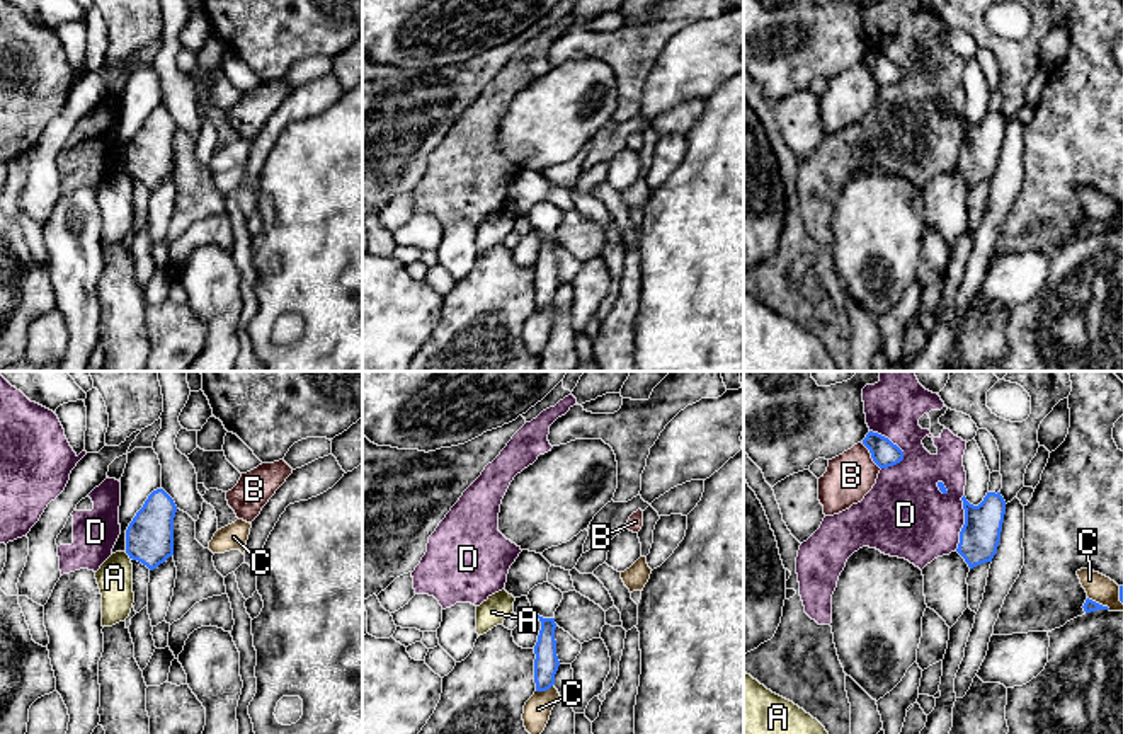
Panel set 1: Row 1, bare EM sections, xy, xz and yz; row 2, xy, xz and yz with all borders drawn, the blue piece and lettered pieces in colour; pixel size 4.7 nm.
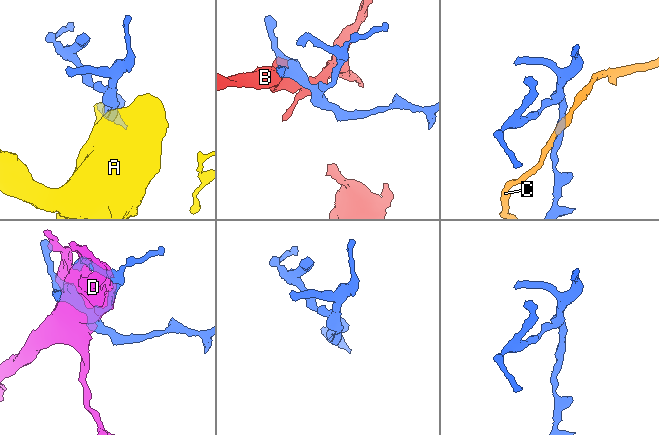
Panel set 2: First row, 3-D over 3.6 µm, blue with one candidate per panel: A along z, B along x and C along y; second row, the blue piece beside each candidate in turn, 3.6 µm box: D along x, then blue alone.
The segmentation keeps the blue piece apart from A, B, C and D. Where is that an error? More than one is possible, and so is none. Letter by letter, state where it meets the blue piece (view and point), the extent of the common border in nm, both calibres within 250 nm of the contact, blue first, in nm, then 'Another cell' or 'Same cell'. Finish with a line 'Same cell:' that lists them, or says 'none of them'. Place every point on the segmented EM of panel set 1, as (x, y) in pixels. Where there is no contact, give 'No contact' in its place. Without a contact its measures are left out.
A: Touches blue at xy (128, 554). Shared border 50 nm. Thickness 220 nm (blue) against 170 nm. Another cell
B: Touches blue at yz (872, 457). Shared border 160 nm. Thickness 120 nm (blue) against 220 nm. Another cell
C: Touches blue at xz (543, 690). Shared border 90 nm. Thickness 120 nm (blue) against 130 nm. Another cell
D: Touches blue at yz (889, 440). Shared border 220 nm. Thickness 120 nm (blue) against 280 nm. Another cell
Same cell: none of them

